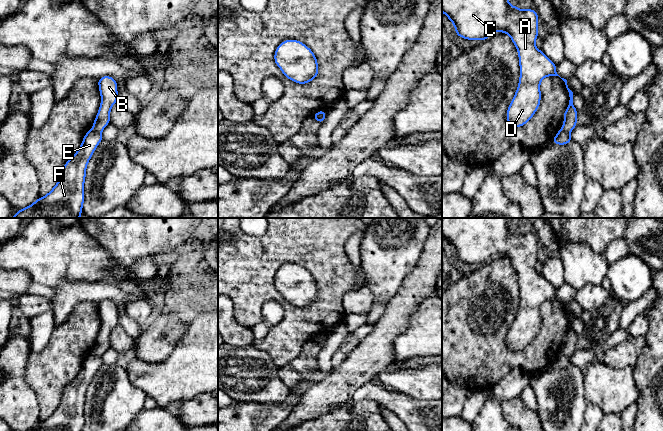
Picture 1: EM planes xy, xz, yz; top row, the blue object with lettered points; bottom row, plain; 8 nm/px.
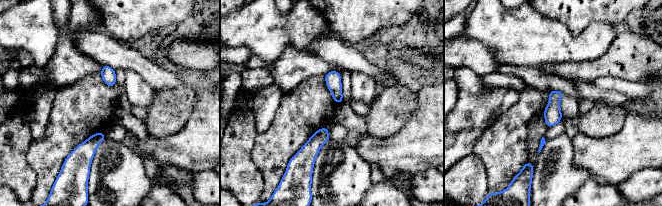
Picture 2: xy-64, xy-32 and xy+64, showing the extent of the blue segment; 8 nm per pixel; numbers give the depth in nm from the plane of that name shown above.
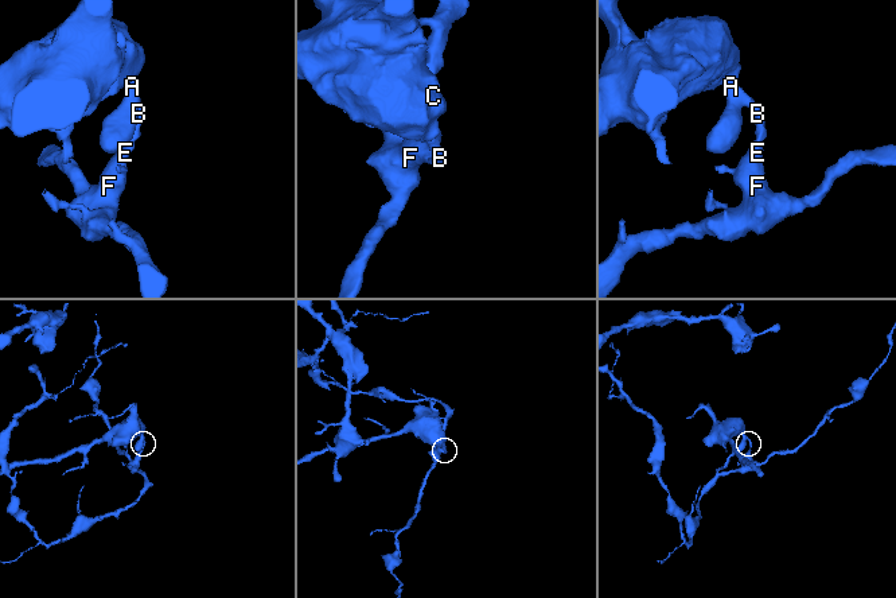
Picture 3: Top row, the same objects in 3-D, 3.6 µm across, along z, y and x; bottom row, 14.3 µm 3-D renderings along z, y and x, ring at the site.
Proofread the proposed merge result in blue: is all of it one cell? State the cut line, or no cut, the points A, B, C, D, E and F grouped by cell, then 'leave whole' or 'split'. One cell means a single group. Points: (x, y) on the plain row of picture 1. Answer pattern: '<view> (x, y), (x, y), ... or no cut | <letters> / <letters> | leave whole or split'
xy (93, 352), (100, 356) | A B C D / E F | split

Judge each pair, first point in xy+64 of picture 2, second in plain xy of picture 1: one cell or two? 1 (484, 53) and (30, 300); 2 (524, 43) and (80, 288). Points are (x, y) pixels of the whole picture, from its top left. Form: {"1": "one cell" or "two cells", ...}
{"1": "two cells", "2": "two cells"}

